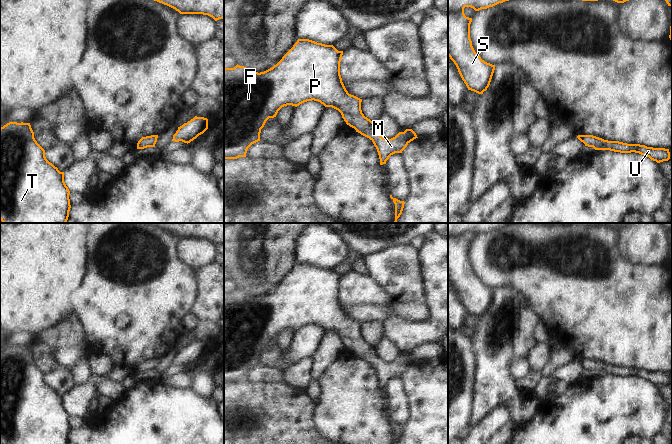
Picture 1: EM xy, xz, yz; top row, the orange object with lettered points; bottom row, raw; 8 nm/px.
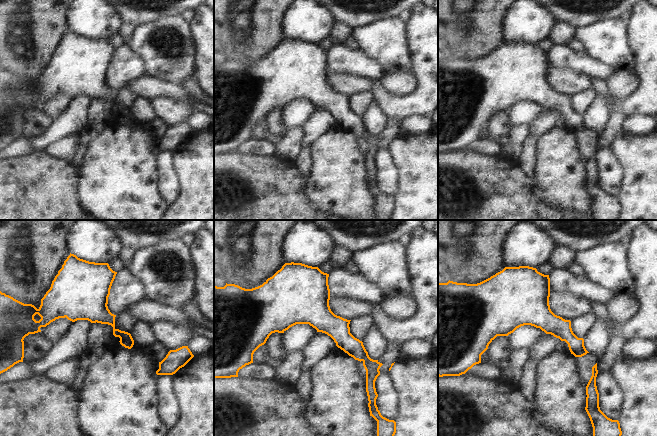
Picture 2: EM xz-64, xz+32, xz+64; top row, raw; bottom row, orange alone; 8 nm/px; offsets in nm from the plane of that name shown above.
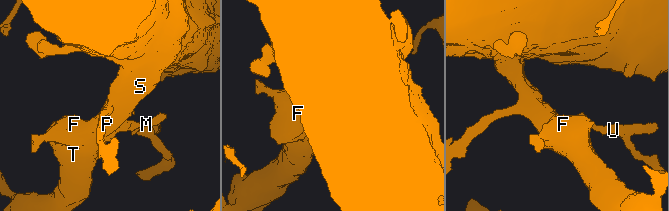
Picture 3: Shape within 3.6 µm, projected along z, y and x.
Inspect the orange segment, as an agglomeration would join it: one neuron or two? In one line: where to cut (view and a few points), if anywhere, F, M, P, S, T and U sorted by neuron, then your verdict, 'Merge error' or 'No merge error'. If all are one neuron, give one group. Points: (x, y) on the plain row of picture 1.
No split. Groups: F M P S T U. No merge error

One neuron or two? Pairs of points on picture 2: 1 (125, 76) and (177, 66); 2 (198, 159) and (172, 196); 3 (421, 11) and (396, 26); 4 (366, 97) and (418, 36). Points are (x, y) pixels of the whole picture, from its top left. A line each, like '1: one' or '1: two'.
1: two
2: two
3: two
4: two

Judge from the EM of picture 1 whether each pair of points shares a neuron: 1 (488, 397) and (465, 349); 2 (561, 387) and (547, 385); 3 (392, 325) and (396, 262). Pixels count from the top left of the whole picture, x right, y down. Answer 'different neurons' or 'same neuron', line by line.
1: different neurons
2: same neuron
3: different neurons

